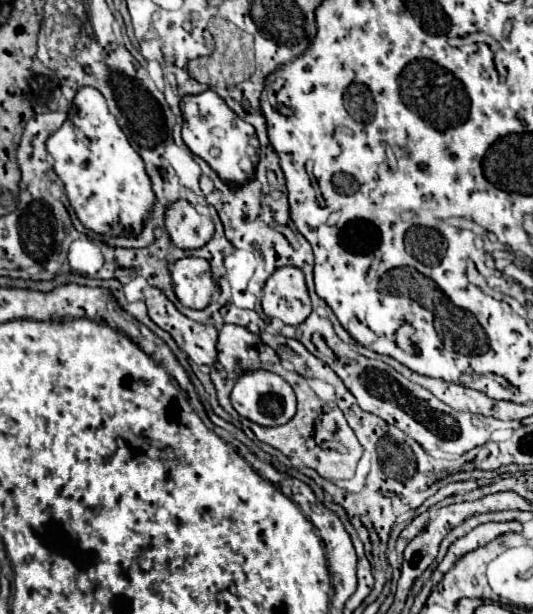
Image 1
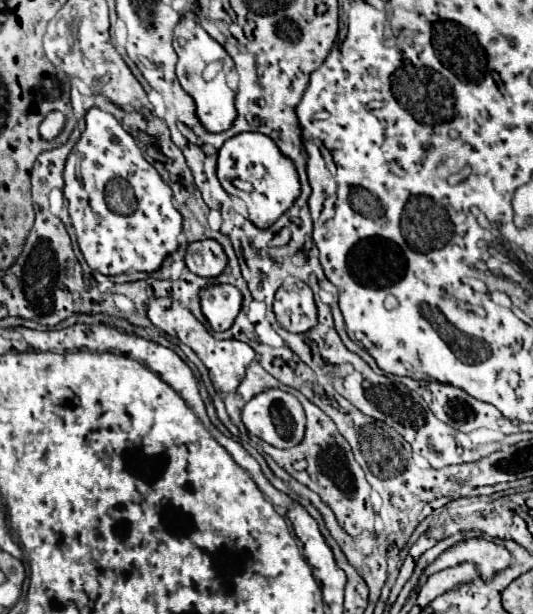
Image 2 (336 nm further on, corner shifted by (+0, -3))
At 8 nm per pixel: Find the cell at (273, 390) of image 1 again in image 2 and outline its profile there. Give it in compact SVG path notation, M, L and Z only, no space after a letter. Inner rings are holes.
M265 390L251 398L243 408L243 424L249 430L249 434L261 438L263 442L275 446L275 448L293 448L303 440L305 434L305 412L299 400L293 394L287 394L283 390Z

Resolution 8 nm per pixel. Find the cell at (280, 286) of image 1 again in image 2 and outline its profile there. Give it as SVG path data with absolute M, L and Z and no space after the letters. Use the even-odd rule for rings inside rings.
M301 280L283 284L277 290L273 312L277 316L277 322L295 334L305 334L317 324L317 306L313 292Z

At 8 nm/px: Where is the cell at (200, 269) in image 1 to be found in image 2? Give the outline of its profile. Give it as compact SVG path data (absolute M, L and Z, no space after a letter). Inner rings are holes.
M231 284L203 288L201 308L205 318L209 320L209 326L215 332L223 332L233 326L241 310L241 304L243 304L243 294Z

